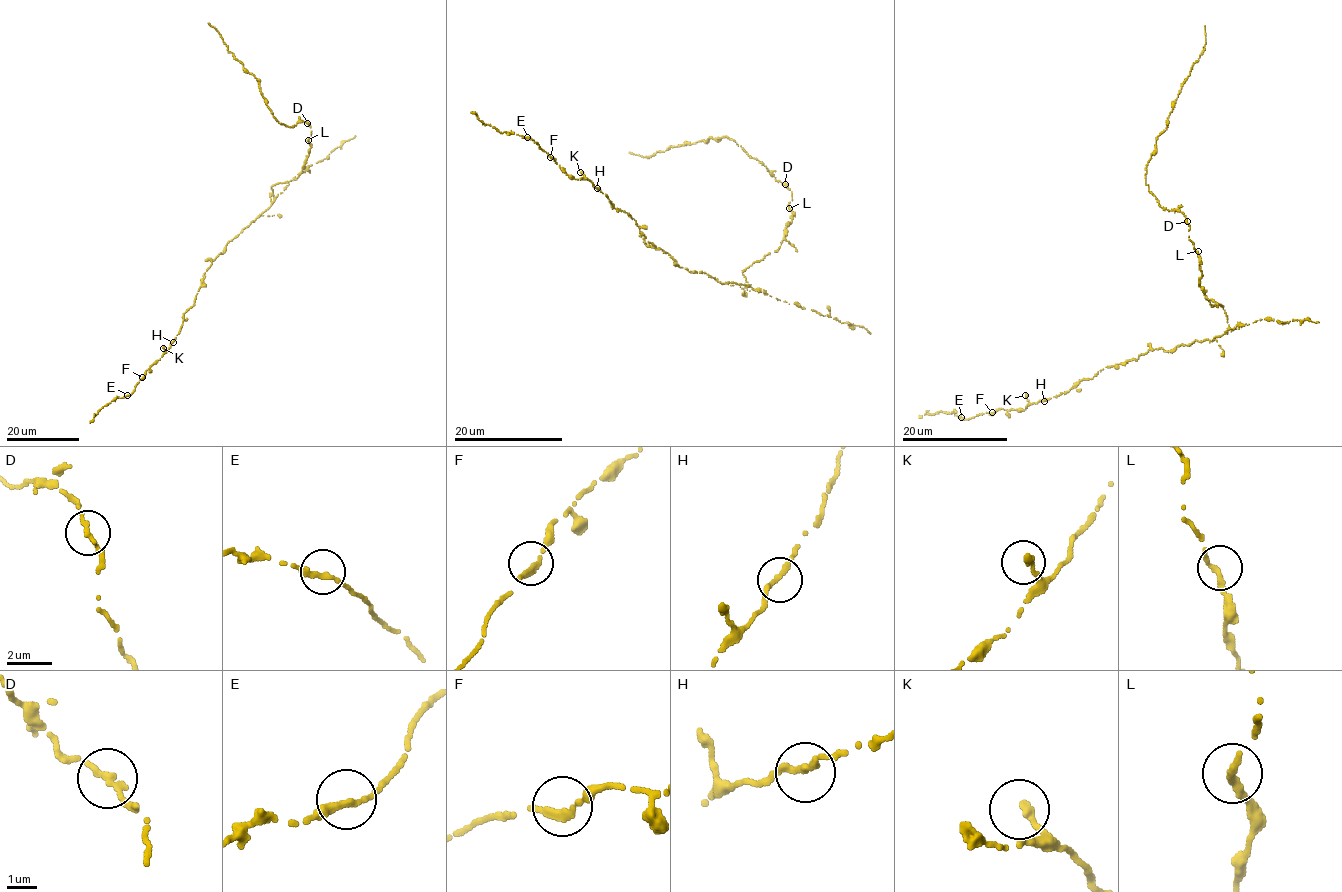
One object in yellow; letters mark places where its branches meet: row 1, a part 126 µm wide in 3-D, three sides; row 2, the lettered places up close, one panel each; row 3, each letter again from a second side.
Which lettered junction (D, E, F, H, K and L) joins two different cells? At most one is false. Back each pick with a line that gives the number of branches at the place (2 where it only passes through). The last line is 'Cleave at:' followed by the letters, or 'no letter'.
Cleave at: no letter

